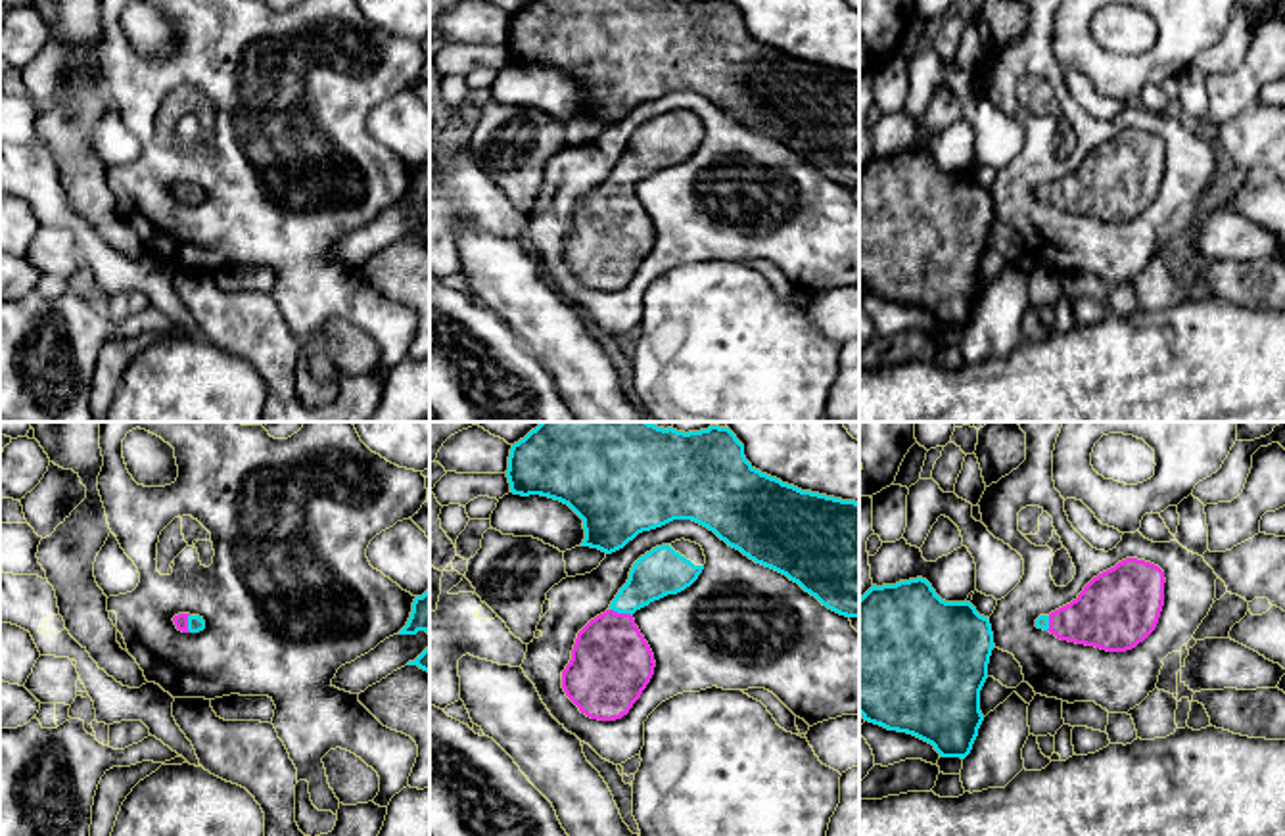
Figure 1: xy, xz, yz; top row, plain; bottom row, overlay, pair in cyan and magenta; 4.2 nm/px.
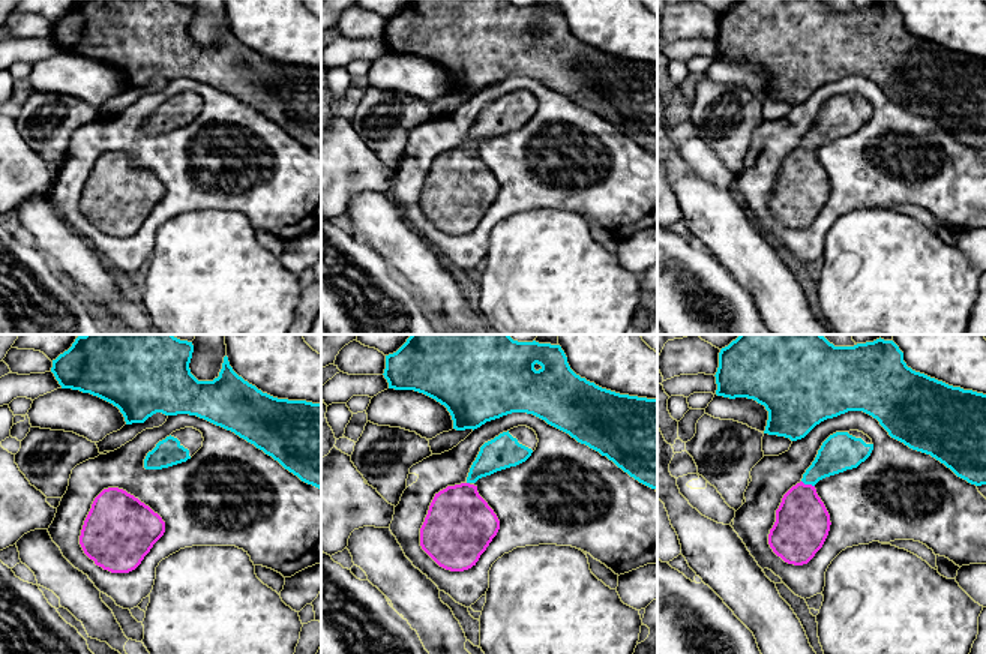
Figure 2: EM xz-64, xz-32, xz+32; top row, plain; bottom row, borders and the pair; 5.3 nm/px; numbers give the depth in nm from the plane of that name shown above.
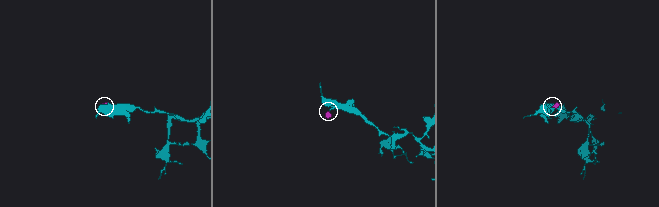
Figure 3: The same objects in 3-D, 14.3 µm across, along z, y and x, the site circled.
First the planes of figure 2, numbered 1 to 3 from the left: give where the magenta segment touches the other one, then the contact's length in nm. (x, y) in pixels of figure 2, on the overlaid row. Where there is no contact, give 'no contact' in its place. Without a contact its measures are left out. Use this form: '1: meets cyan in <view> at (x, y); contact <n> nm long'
1: no contact
2: no contact
3: meets cyan in xz+32 at (808, 483); contact 80 nm long

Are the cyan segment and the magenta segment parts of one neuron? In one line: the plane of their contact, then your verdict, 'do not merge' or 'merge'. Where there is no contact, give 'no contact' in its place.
meets cyan in xz; merge

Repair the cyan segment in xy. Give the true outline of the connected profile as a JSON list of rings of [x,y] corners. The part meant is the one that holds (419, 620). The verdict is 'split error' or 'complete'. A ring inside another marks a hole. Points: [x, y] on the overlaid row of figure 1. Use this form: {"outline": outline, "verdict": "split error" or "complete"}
{"outline": [[[430,589],[414,598],[410,617],[399,635],[416,635],[418,631],[430,635]]], "verdict": "complete"}

